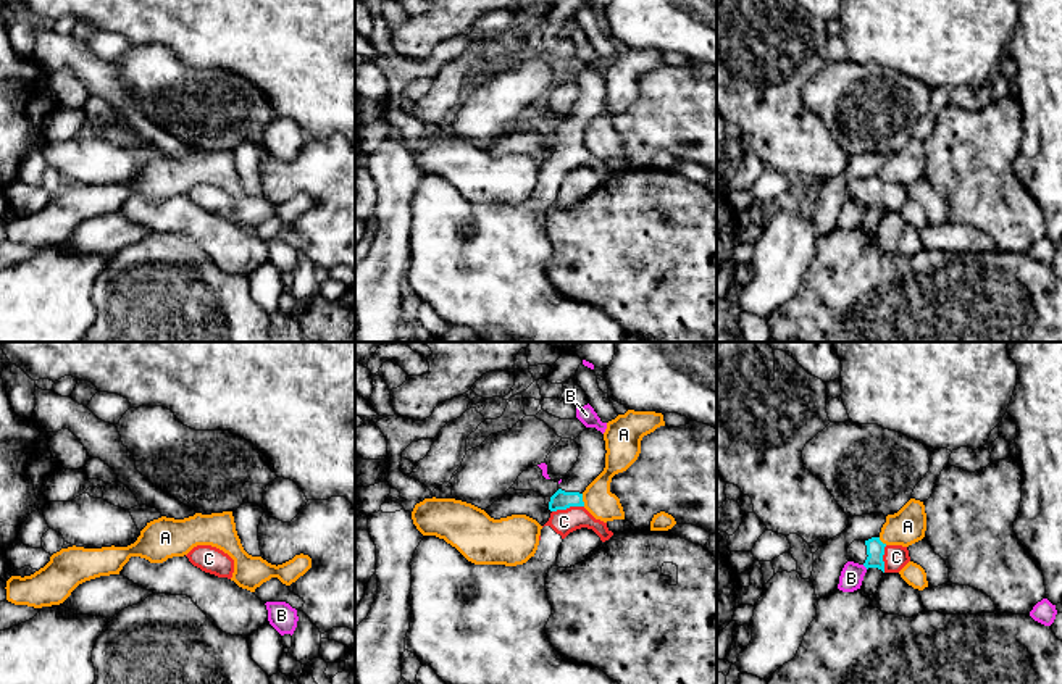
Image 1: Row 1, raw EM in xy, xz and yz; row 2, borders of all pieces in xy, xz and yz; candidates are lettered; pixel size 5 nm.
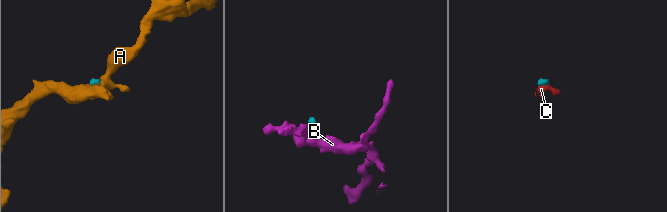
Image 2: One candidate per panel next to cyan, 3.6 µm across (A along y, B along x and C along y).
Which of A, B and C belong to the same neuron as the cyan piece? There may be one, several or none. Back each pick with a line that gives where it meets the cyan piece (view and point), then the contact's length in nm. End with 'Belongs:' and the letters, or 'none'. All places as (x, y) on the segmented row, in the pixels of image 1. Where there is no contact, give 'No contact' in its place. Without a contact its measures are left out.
C: Touches cyan at xz (567, 507). Shared border 160 nm
Belongs: C

